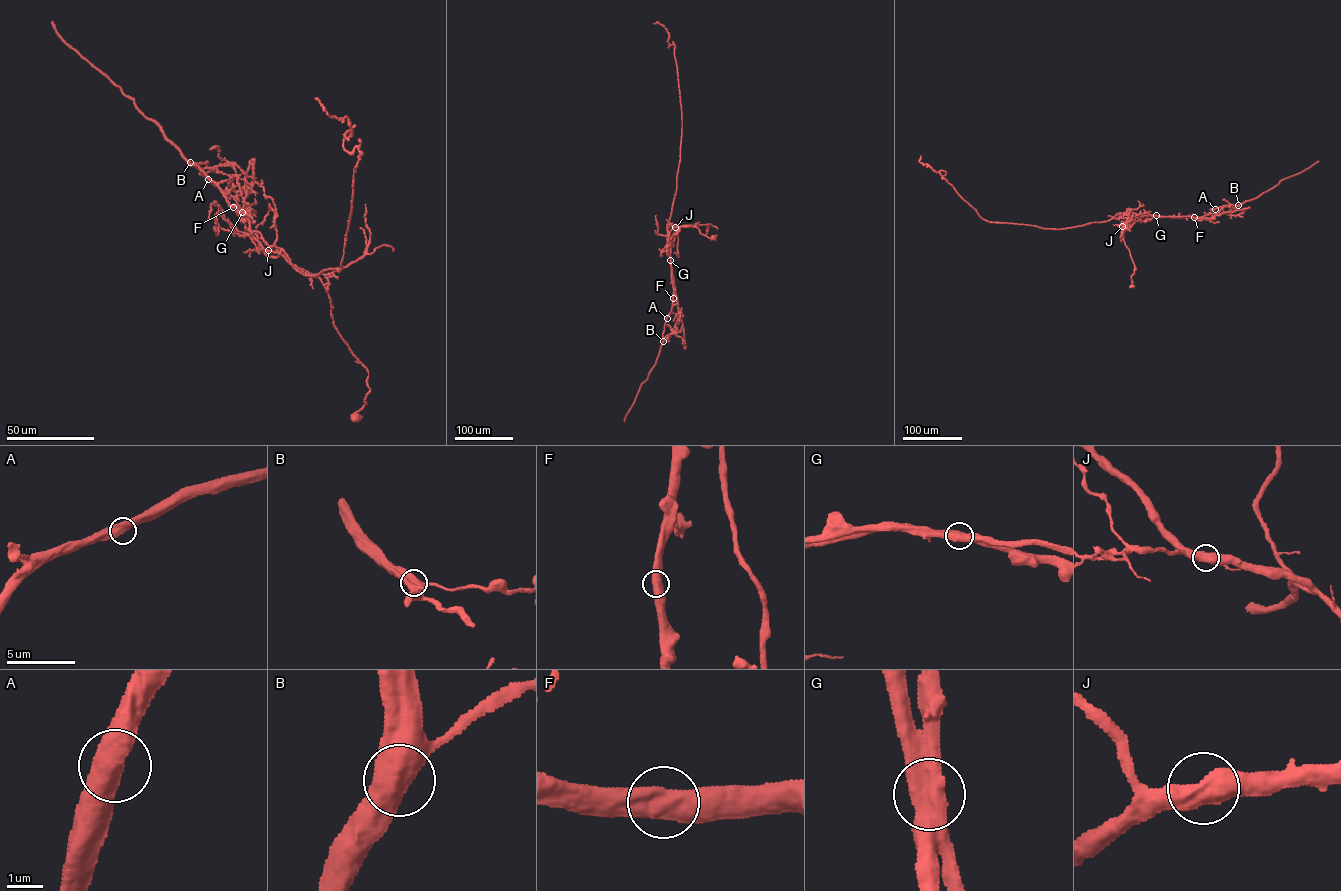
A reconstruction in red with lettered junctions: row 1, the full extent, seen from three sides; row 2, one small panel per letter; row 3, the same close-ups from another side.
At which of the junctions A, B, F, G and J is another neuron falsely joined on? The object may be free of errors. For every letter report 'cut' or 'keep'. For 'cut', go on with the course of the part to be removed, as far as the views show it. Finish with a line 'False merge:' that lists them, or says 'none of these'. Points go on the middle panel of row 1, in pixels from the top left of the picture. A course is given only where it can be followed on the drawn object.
A: keep
B: keep
F: keep
G: cut; course (670, 260), (670, 240), (682, 226), (695, 227), (702, 234), (713, 238), (716, 235), (712, 239), (713, 236)
J: keep
False merge: G

